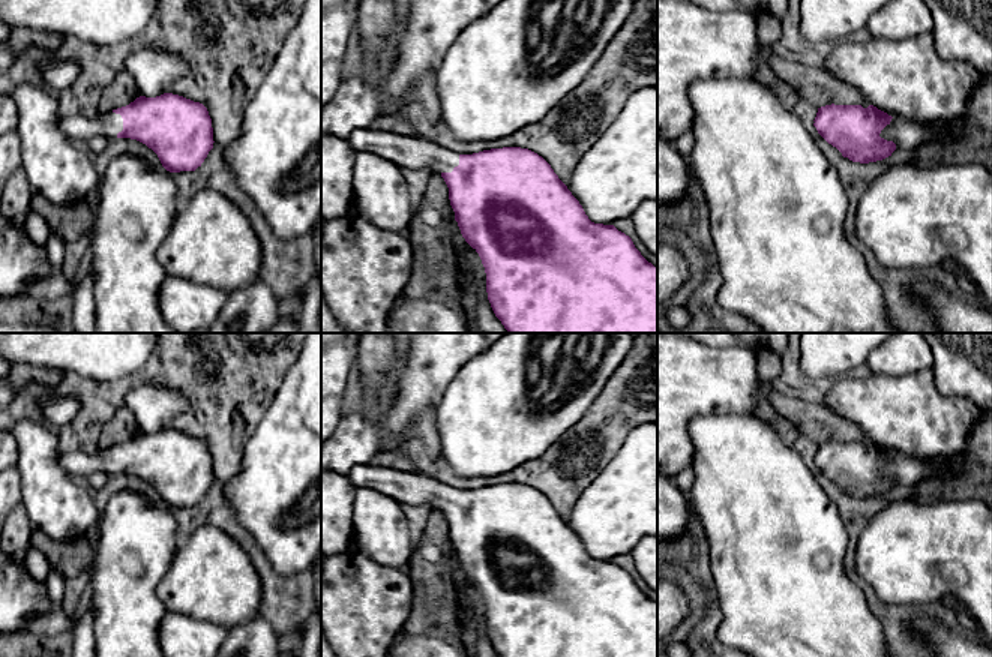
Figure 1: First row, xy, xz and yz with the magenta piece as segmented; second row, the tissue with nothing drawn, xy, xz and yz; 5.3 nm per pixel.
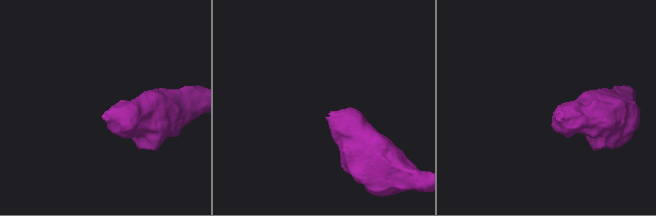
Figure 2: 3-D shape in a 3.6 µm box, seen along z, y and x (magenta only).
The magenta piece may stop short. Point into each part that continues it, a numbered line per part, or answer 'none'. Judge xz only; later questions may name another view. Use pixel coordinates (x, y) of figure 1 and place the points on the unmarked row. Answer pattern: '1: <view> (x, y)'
1: xz (411, 488)

